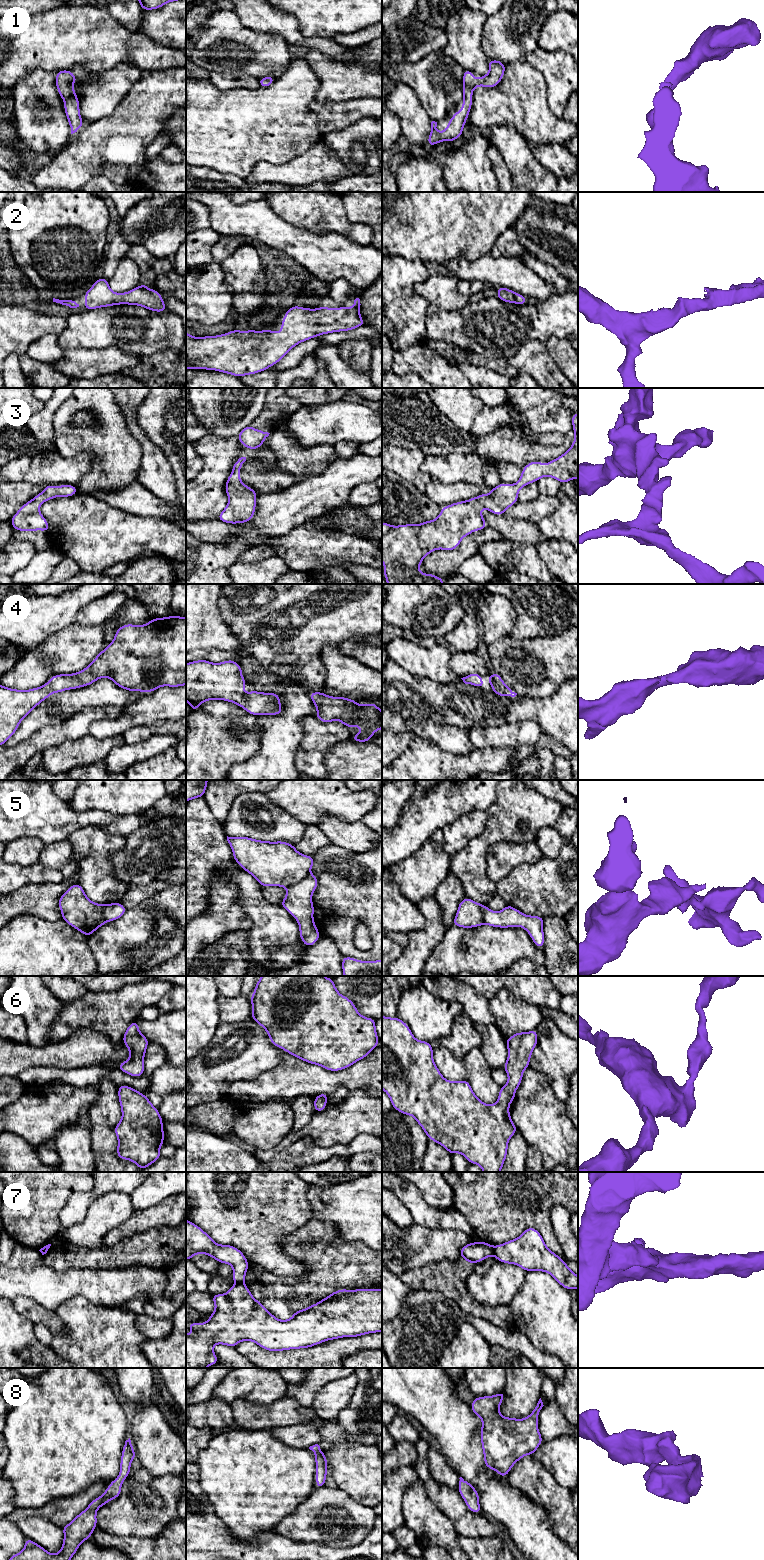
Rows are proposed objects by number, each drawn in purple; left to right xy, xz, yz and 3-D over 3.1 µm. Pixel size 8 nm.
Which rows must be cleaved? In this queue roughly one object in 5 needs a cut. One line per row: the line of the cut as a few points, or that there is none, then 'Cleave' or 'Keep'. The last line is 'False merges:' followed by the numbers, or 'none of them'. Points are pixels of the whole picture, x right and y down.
1: No split. Keep
2: No split. Keep
3: No split. Keep
4: No split. Keep
5: Split along xz (309, 873), (287, 887). Cleave
6: No split. Keep
7: Split along yz (493, 1247), (494, 1254). Cleave
8: No split. Keep
False merges: 5, 7

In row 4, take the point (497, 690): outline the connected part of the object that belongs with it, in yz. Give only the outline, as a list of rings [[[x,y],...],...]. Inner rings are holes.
[[[493,673],[488,676],[488,682],[493,687],[492,692],[495,692],[500,697],[511,696],[515,697],[517,693],[513,692],[502,680],[499,674]]]

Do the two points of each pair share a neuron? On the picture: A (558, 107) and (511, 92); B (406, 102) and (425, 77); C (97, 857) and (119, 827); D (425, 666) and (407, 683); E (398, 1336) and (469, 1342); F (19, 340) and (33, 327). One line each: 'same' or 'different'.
A: different
B: different
C: different
D: different
E: different
F: same

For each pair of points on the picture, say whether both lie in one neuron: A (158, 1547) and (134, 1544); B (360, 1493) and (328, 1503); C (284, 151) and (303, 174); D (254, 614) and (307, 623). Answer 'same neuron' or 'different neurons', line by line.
A: same neuron
B: different neurons
C: different neurons
D: same neuron

